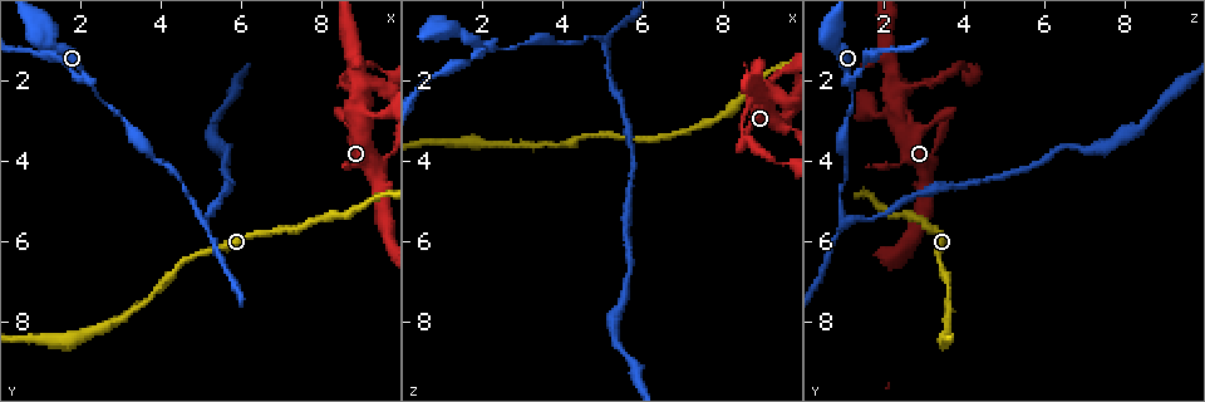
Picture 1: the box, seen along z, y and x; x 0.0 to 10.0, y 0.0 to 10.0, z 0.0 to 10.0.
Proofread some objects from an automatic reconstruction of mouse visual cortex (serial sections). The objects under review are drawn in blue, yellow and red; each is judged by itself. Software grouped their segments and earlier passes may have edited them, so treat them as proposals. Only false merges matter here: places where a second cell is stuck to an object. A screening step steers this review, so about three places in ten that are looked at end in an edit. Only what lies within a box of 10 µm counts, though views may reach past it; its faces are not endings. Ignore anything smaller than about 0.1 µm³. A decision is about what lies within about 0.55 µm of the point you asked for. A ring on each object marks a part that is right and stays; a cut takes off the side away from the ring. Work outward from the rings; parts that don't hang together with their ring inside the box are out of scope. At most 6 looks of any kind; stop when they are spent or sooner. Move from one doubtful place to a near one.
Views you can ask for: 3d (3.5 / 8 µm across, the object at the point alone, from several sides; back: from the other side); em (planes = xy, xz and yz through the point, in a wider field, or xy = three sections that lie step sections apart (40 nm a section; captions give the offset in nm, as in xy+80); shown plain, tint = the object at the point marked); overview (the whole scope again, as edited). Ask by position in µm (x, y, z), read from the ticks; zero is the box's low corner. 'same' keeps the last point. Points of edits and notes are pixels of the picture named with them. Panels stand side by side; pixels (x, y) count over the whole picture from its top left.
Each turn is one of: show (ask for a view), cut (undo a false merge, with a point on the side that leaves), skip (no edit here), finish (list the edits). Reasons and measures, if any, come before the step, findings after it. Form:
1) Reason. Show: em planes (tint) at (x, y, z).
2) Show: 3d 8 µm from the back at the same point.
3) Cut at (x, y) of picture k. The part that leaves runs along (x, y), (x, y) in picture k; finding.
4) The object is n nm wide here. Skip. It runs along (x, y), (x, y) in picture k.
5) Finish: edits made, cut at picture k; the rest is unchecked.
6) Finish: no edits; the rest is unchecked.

Four or more arms meet. Show: 3d 8 µm at (9.00, 2.25, 2.30).

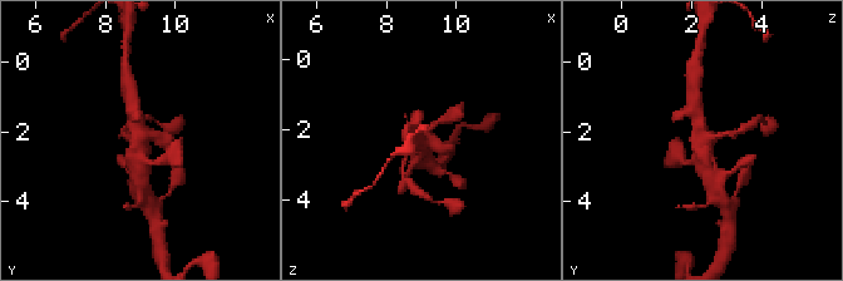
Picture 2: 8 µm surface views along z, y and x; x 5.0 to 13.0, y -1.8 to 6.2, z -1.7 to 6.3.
4 arms meet here; the arms are 150, 350, 400, 450 nm wide; shape alone is not enough. Show: em planes (tint) at the same point.

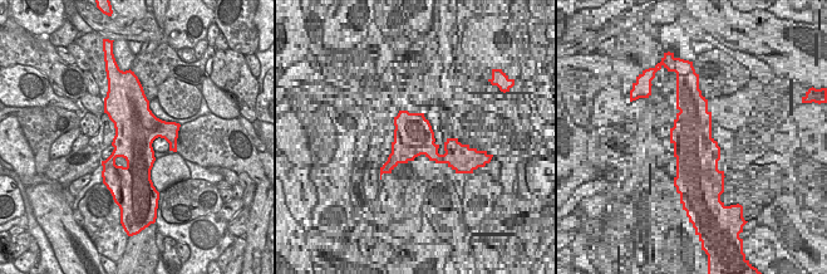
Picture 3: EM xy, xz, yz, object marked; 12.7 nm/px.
Skip. It runs along (709, 174), (694, 107) in picture 2; one cell here.

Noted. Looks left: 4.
Narrows sharply. Show: 3d 8 µm at (9.35, 1.60, 4.05).

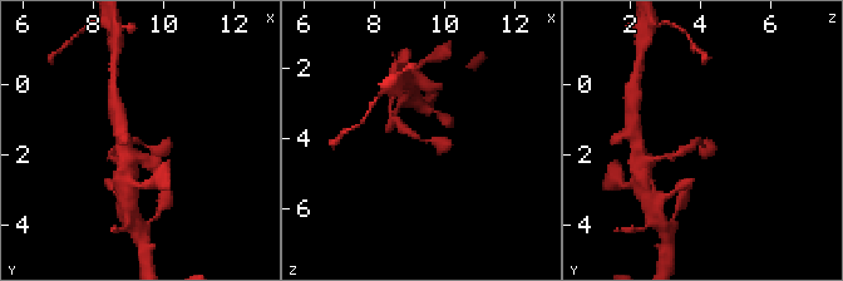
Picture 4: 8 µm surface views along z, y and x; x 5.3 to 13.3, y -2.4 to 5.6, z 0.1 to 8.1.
Zoom in. Show: 3d 3.5 µm at the same point.

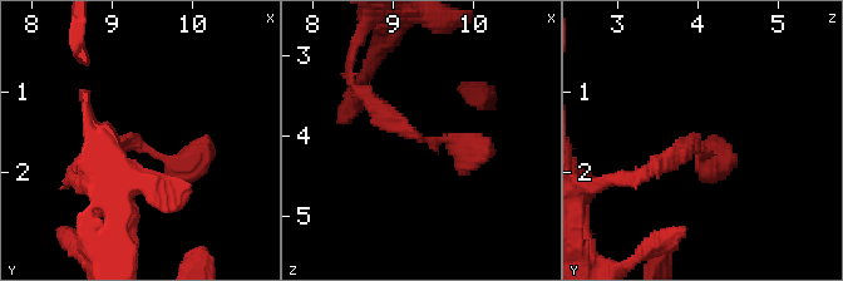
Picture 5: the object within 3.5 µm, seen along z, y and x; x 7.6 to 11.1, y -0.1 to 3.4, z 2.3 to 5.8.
The arms are 250, 300 nm wide; need the tissue. Show: em xy step 5 (tint) at (9.40, 1.65, 4.00).

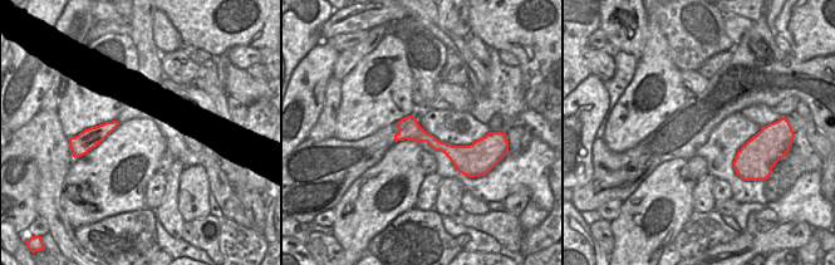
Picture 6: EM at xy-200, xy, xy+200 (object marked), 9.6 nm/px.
Skip. All the same cell.

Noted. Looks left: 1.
Finish: no edits; the rest is unchecked.

